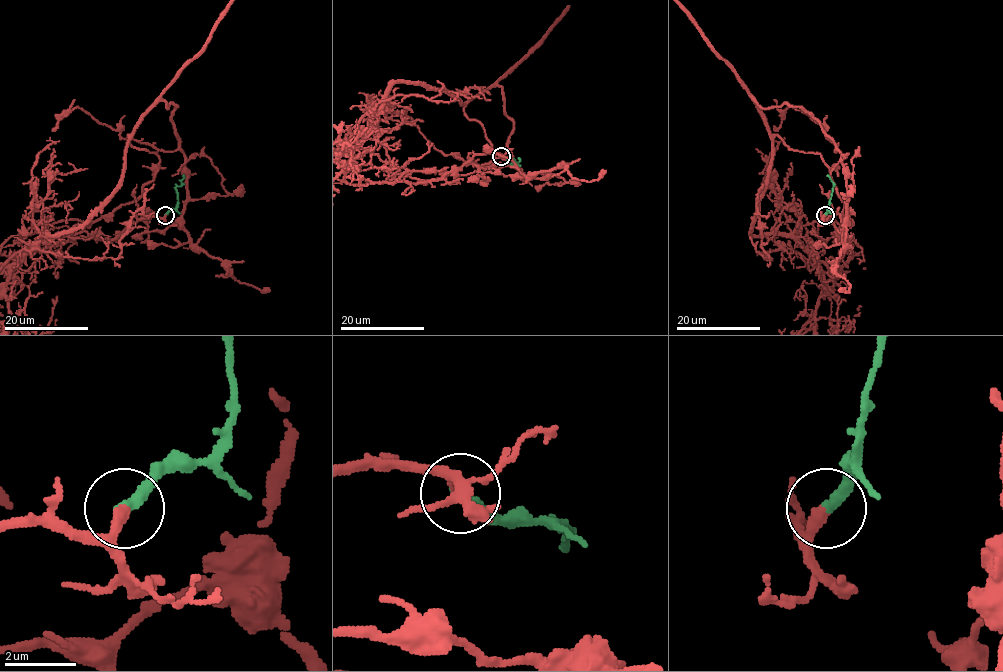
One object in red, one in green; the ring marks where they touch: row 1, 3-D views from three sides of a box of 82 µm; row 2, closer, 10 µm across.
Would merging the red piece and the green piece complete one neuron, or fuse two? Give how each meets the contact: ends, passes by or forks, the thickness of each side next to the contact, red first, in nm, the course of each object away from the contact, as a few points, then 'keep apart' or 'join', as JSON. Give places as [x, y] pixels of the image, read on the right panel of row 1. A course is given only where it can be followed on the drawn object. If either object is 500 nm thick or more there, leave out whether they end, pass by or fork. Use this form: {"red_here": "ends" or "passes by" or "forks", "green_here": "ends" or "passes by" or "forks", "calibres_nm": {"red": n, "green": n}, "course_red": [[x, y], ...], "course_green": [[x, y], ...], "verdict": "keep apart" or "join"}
{"red_here": "ends", "green_here": "ends", "calibres_nm": {"red": 340, "green": 320}, "course_red": [[825, 214], [854, 253], [835, 272], [820, 263], [821, 289]], "course_green": [[825, 214], [834, 186], [827, 176]], "verdict": "join"}

